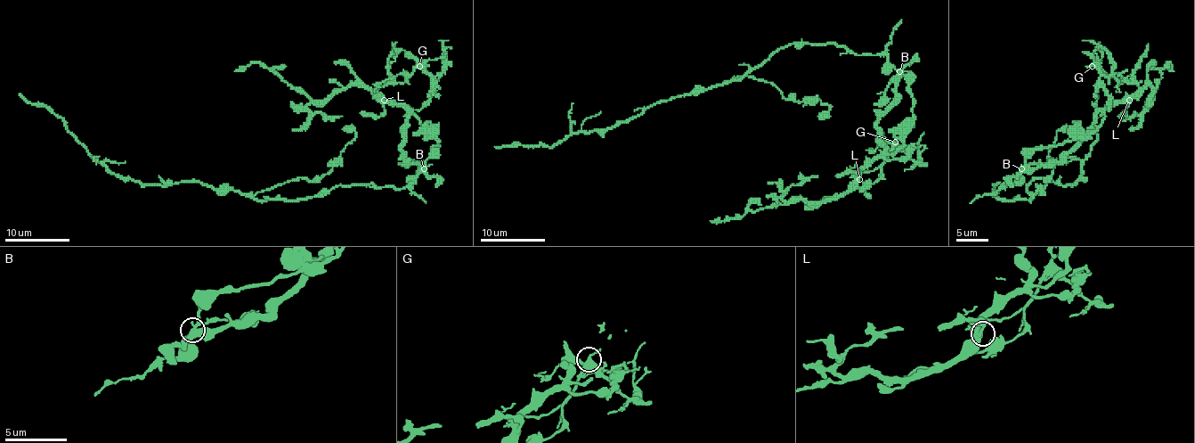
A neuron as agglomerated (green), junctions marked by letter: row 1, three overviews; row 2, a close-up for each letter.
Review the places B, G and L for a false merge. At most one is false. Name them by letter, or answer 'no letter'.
B

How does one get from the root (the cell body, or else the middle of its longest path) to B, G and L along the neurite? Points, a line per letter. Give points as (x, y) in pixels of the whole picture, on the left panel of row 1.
B: (361, 184), (405, 188), (424, 169)
G: (361, 184), (405, 188), (422, 171), (402, 148), (408, 110), (419, 110), (430, 92), (430, 76), (419, 66)
L: (361, 184), (405, 188), (422, 171), (402, 148), (408, 111), (402, 106), (384, 103), (384, 100)

